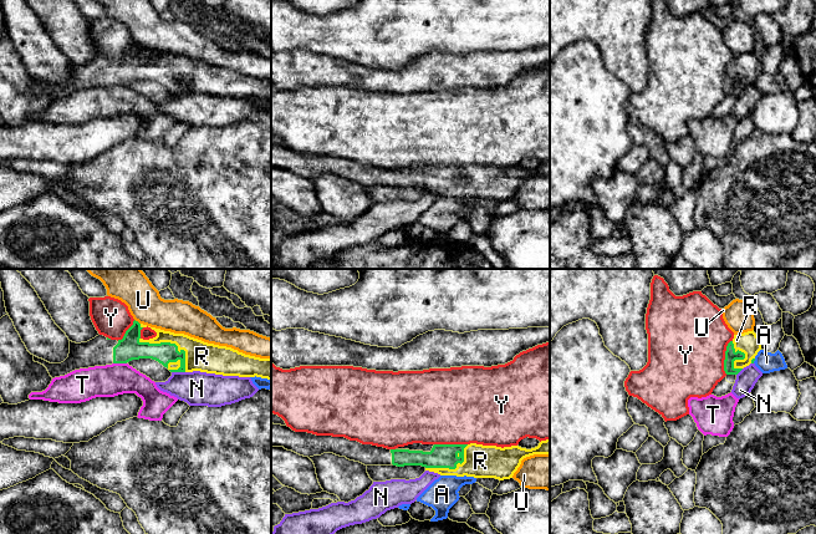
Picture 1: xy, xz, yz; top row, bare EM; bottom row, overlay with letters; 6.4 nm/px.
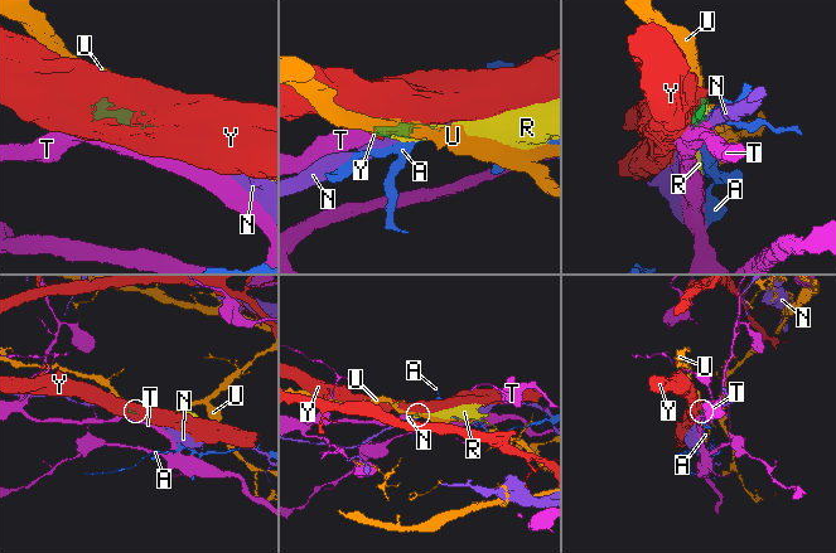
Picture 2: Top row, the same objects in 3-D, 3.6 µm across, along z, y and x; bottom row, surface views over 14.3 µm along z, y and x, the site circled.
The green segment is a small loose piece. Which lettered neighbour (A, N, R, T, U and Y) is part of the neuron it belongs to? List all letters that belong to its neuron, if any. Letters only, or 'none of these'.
R

